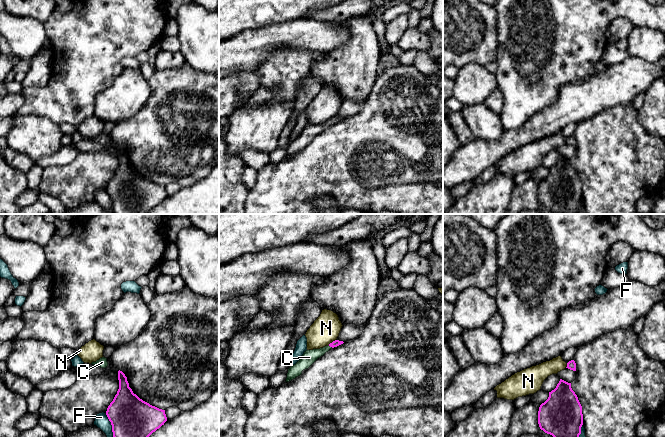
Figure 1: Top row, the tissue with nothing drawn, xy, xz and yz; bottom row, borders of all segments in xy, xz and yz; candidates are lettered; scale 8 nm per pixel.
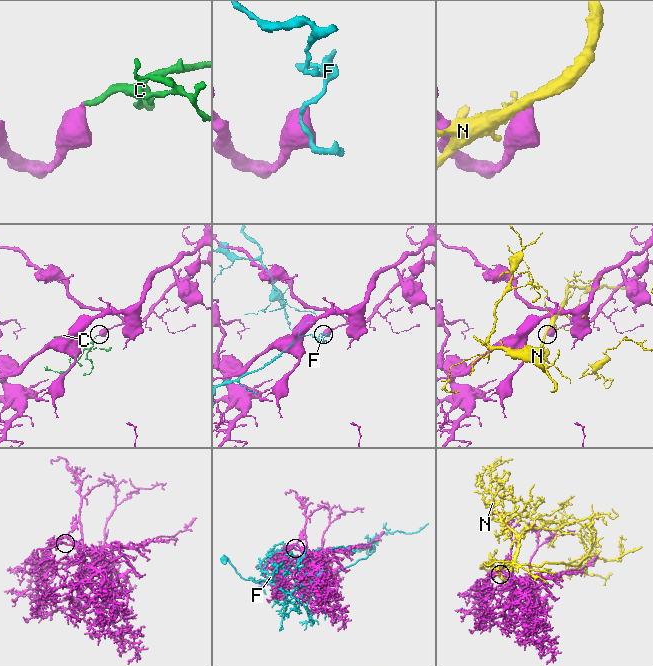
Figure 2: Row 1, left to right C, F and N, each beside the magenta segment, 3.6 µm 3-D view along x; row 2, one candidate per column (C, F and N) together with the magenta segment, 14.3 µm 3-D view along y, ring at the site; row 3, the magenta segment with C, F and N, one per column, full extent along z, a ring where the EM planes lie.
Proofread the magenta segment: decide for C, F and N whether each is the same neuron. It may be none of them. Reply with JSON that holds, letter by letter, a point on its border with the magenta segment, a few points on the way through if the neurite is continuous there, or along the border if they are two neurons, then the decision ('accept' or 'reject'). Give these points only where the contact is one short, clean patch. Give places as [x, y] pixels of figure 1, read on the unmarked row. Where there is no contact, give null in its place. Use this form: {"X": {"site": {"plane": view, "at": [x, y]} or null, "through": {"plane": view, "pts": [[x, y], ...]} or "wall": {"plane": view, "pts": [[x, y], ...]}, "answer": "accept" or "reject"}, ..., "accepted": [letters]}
{"C": {"site": {"plane": "xz", "at": [331, 122]}, "through": {"plane": "xz", "pts": [[335, 119], [331, 122], [309, 133]]}, "answer": "accept"}, "F": {"site": {"plane": "xy", "at": [111, 200]}, "wall": {"plane": "xy", "pts": [[105, 189], [110, 198], [114, 213]]}, "answer": "reject"}, "N": {"site": {"plane": "xz", "at": [332, 118]}, "answer": "reject"}, "accepted": ["C"]}

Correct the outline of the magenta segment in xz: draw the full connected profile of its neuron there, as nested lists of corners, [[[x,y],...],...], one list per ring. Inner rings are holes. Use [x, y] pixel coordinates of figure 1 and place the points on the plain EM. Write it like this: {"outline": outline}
{"outline": [[[335,116],[328,122],[320,125],[306,126],[300,136],[288,145],[285,158],[289,158],[302,150],[302,147],[308,145],[318,134],[334,123],[343,120],[343,117]]]}

